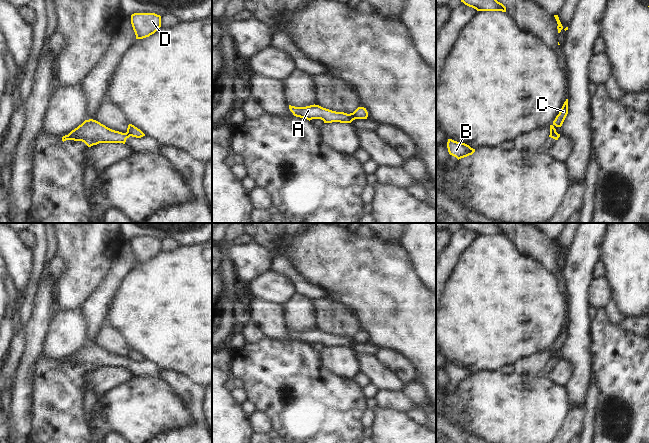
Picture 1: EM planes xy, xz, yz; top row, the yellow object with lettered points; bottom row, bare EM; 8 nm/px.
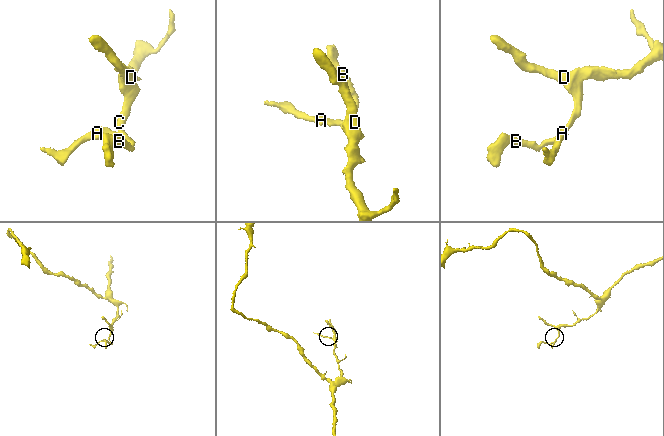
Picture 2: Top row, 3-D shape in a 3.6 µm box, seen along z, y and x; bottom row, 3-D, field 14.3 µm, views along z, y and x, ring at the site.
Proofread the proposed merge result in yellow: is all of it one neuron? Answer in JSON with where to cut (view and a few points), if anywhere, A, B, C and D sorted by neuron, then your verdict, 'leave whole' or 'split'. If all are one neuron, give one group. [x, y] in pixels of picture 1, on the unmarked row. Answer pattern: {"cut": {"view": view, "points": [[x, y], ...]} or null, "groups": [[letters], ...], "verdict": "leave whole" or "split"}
{"cut": {"view": "xz", "points": [[351, 337], [355, 342]]}, "groups": [["A"], ["B", "C", "D"]], "verdict": "split"}

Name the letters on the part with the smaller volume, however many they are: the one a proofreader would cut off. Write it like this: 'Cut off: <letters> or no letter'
Cut off: A

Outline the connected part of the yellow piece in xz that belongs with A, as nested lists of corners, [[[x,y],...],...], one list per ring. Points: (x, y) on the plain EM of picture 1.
[[[315,328],[306,331],[295,331],[289,329],[289,333],[294,340],[307,343],[309,345],[312,343],[321,343],[324,347],[351,347],[355,344],[352,337],[347,338],[344,336],[336,336]]]

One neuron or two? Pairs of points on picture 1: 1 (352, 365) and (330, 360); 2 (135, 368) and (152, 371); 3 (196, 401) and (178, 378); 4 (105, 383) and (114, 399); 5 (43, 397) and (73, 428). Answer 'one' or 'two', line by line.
1: one
2: one
3: one
4: two
5: one

